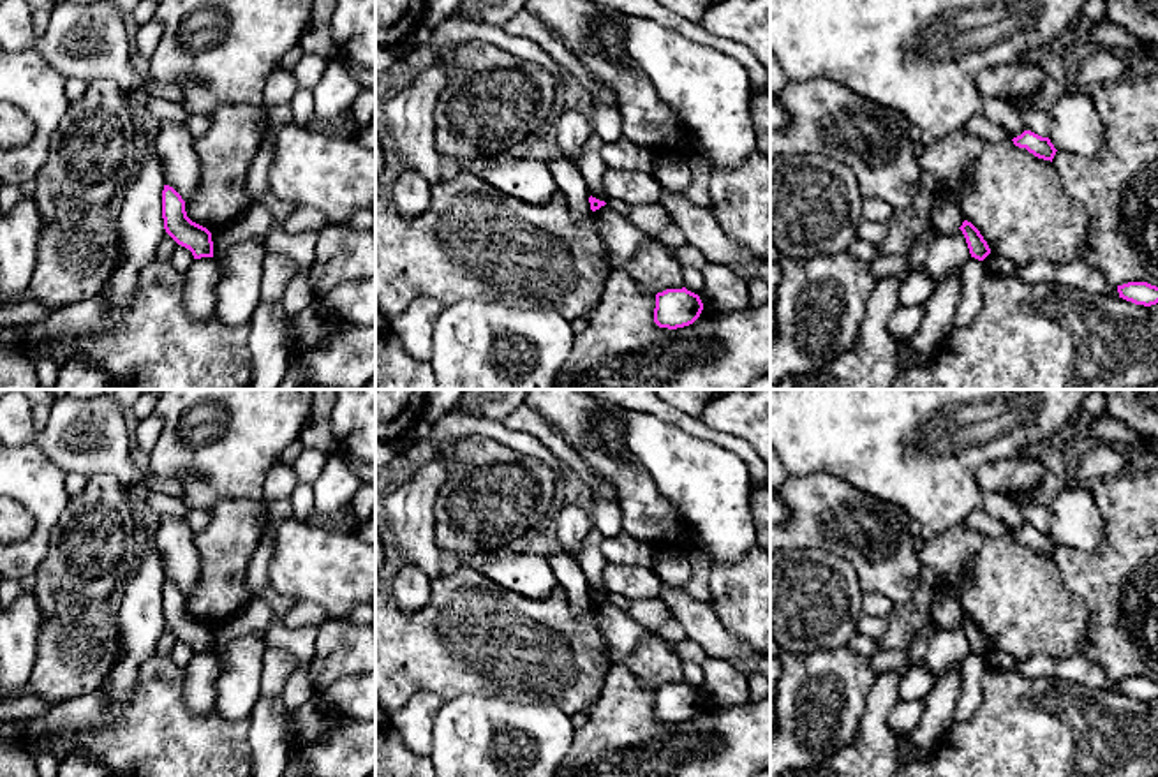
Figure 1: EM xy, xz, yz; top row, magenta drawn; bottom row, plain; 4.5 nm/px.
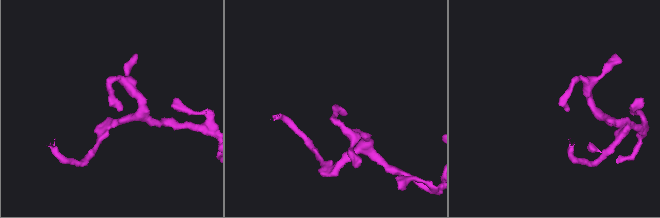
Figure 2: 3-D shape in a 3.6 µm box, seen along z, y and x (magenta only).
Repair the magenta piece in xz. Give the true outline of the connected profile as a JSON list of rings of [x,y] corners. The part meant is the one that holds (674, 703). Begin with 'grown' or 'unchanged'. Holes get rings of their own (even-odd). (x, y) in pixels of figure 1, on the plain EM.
unchanged; [[[666,684],[656,689],[654,717],[659,722],[677,724],[693,719],[703,705],[698,689],[682,684]]]

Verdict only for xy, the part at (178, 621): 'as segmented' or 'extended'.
as segmented

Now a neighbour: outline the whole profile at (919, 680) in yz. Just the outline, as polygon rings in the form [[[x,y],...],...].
[[[922,661],[917,666],[911,666],[909,671],[902,677],[899,684],[899,696],[904,701],[925,699],[934,685],[934,675]]]

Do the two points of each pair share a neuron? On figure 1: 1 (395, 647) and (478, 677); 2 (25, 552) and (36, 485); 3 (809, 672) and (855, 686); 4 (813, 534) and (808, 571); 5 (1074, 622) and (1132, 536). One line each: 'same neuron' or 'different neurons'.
1: same neuron
2: same neuron
3: same neuron
4: different neurons
5: different neurons

